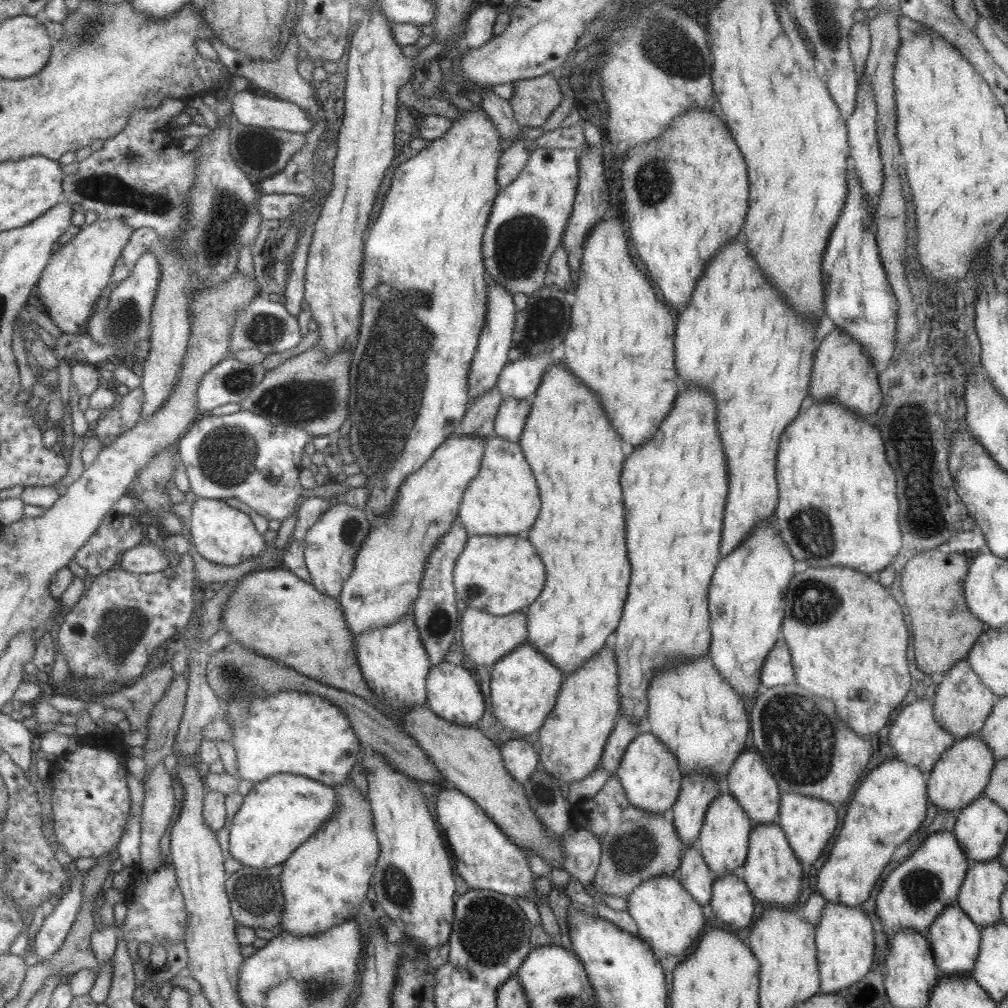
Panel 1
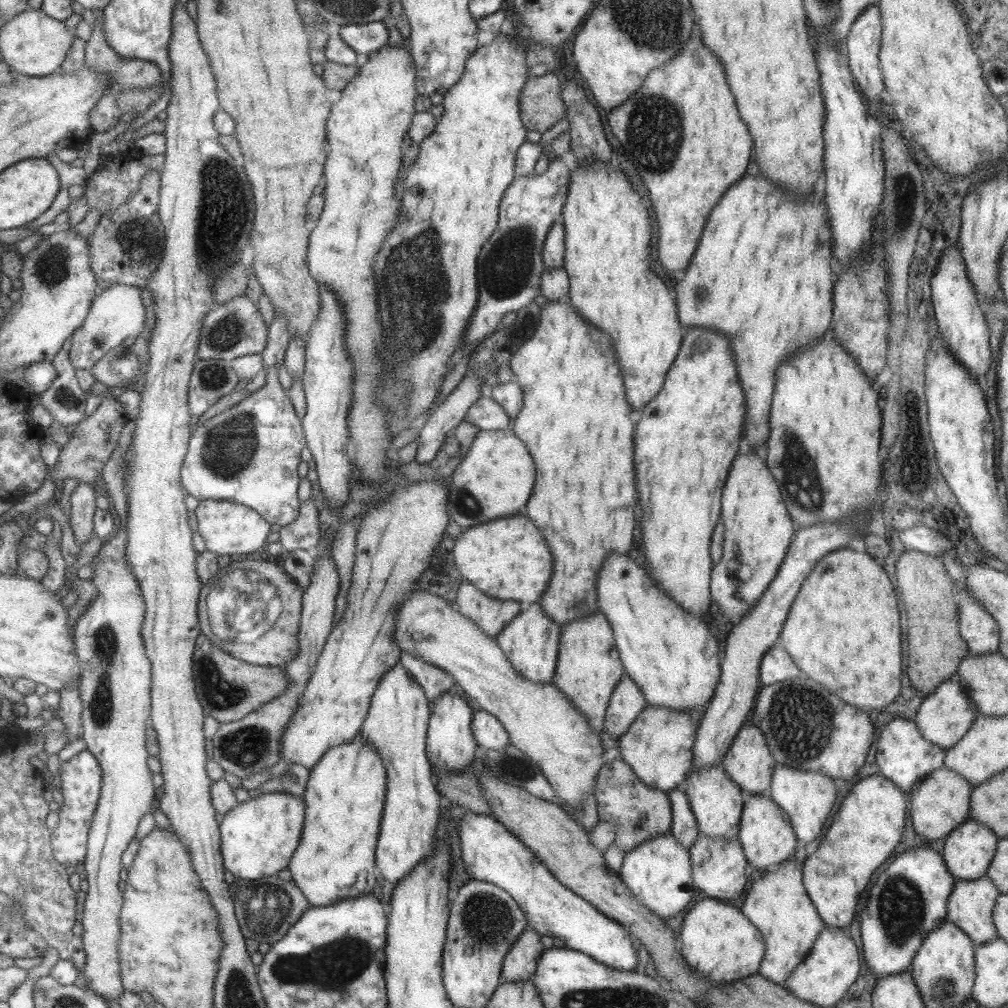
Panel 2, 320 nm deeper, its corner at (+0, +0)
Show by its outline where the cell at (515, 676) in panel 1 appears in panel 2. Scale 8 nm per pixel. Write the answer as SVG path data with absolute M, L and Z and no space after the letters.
M533 603L527 610L513 617L511 622L495 636L495 641L504 652L503 656L507 658L511 670L515 670L515 674L531 682L549 683L555 674L559 638L559 627L543 614L539 603Z

